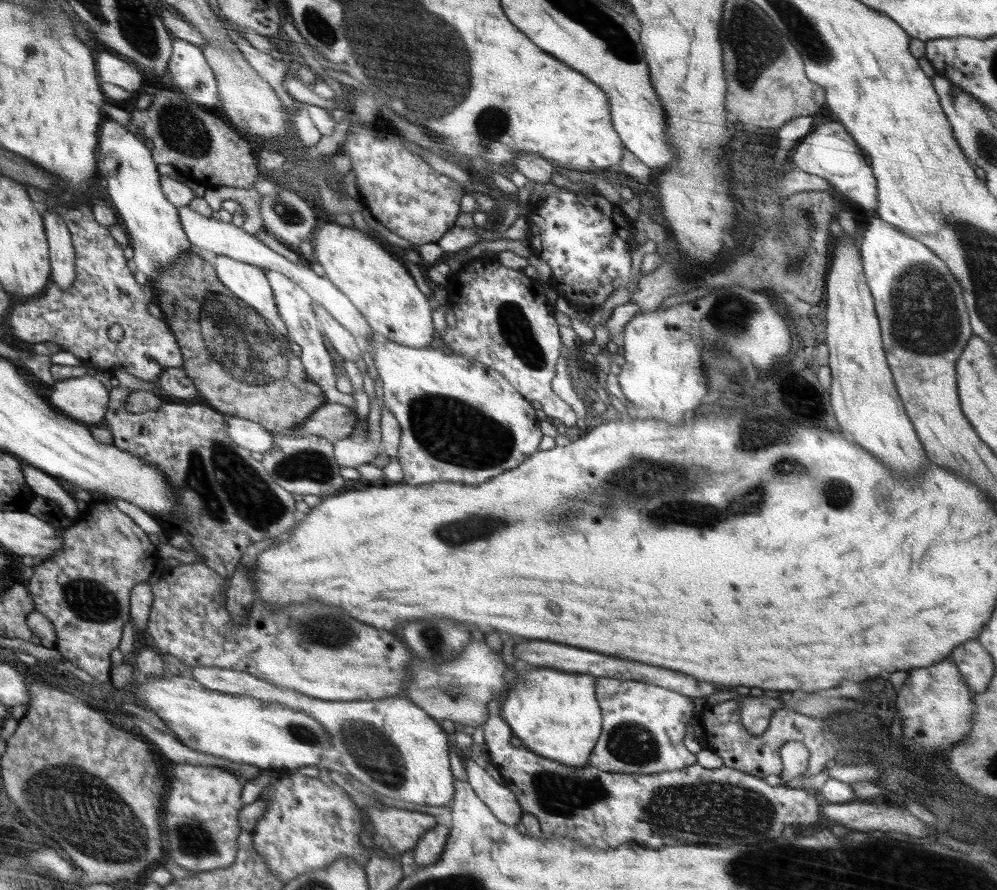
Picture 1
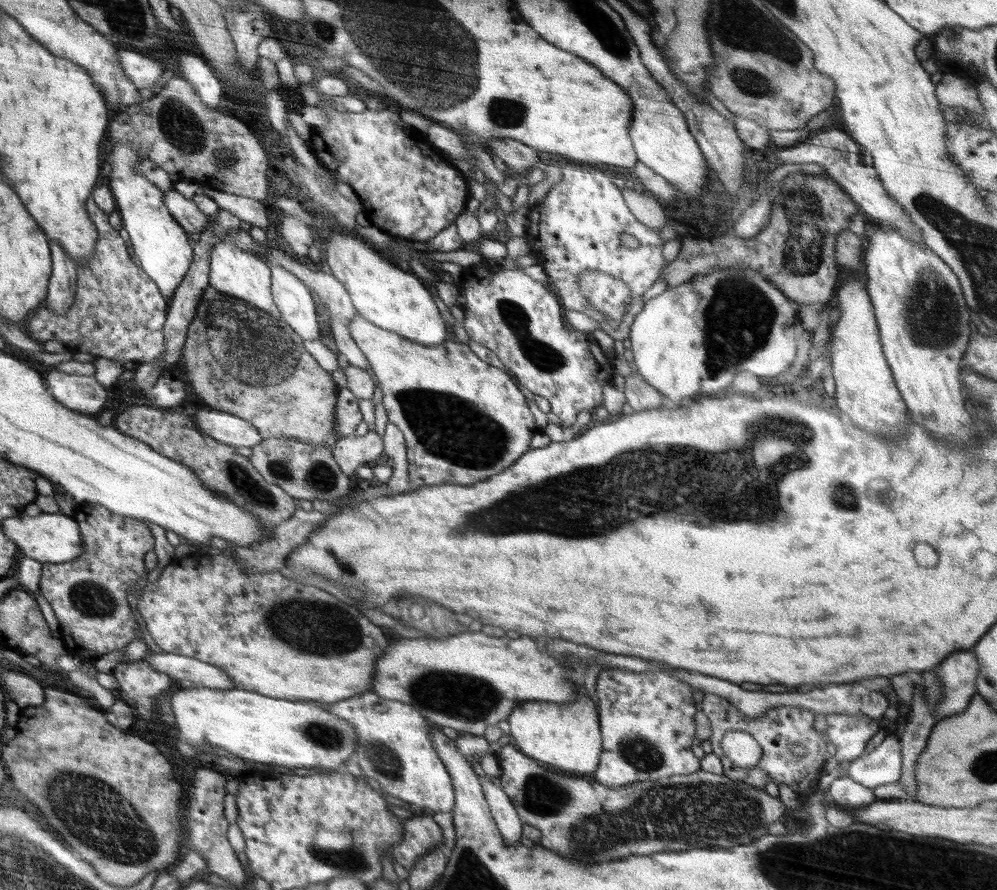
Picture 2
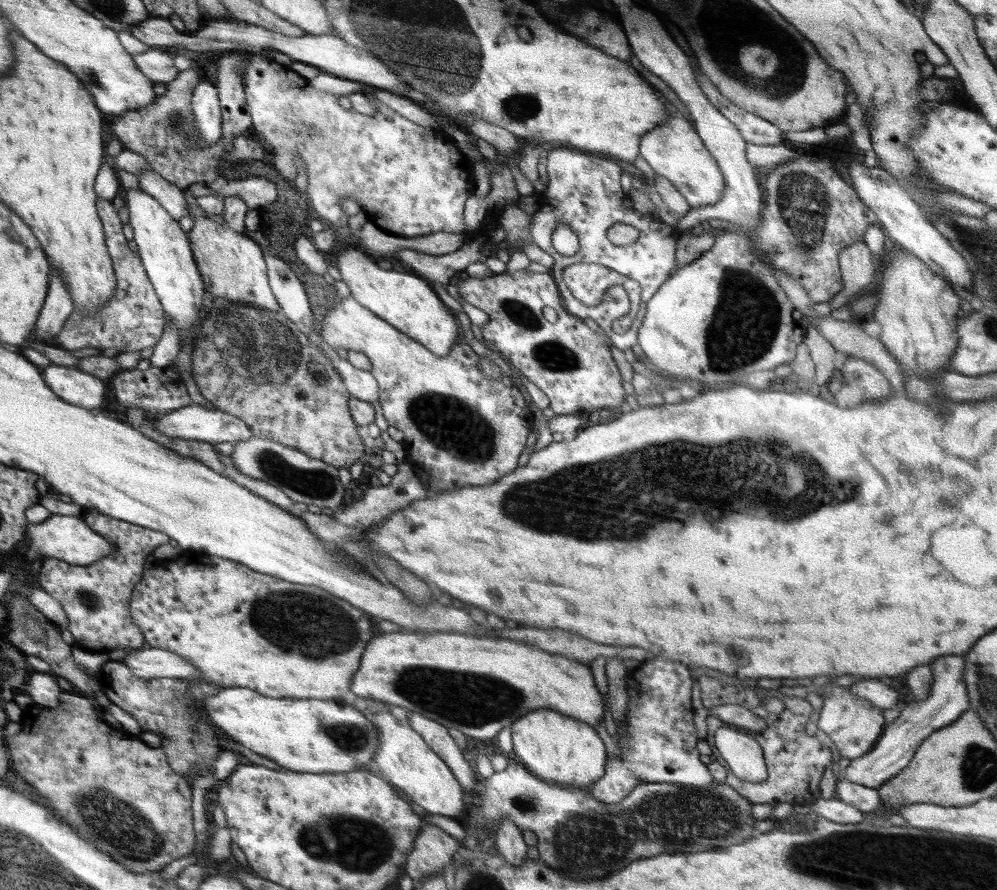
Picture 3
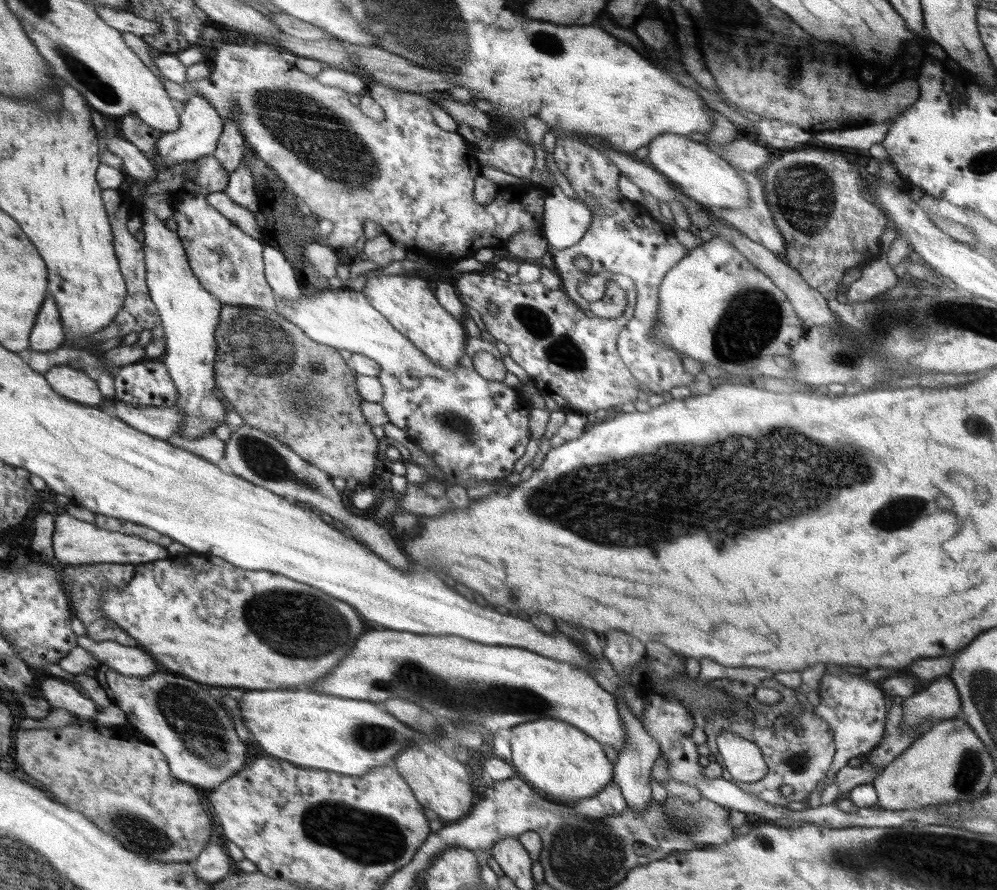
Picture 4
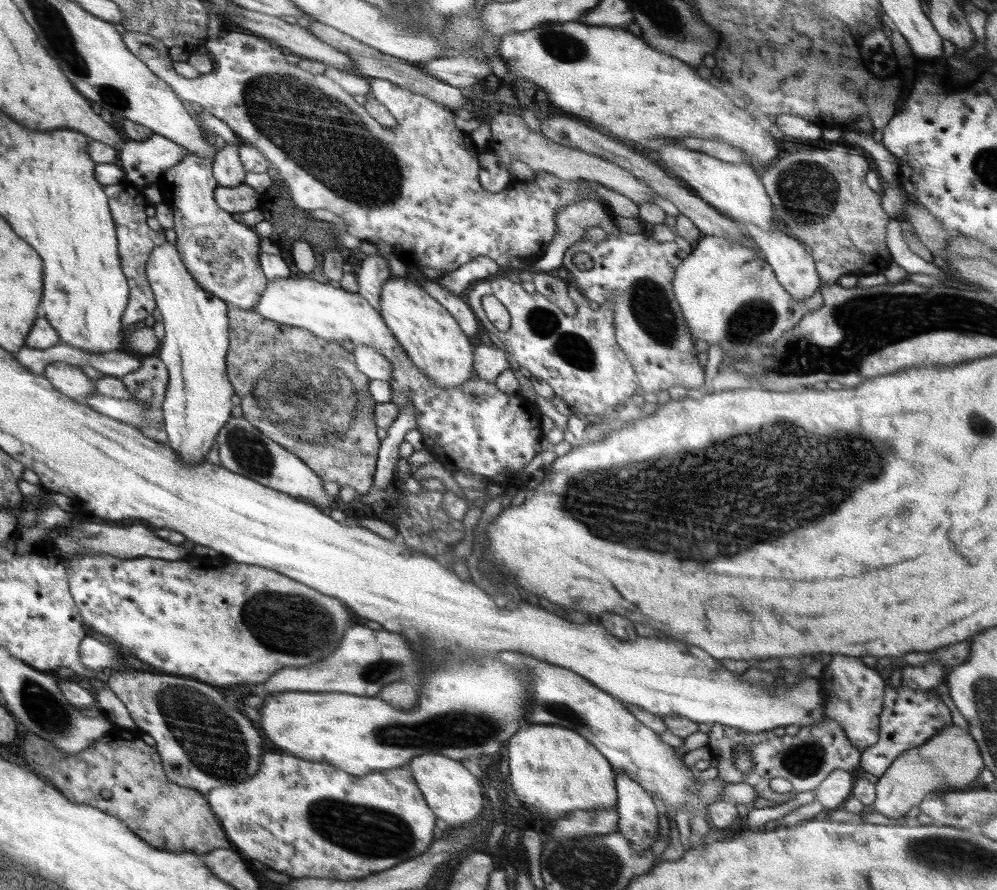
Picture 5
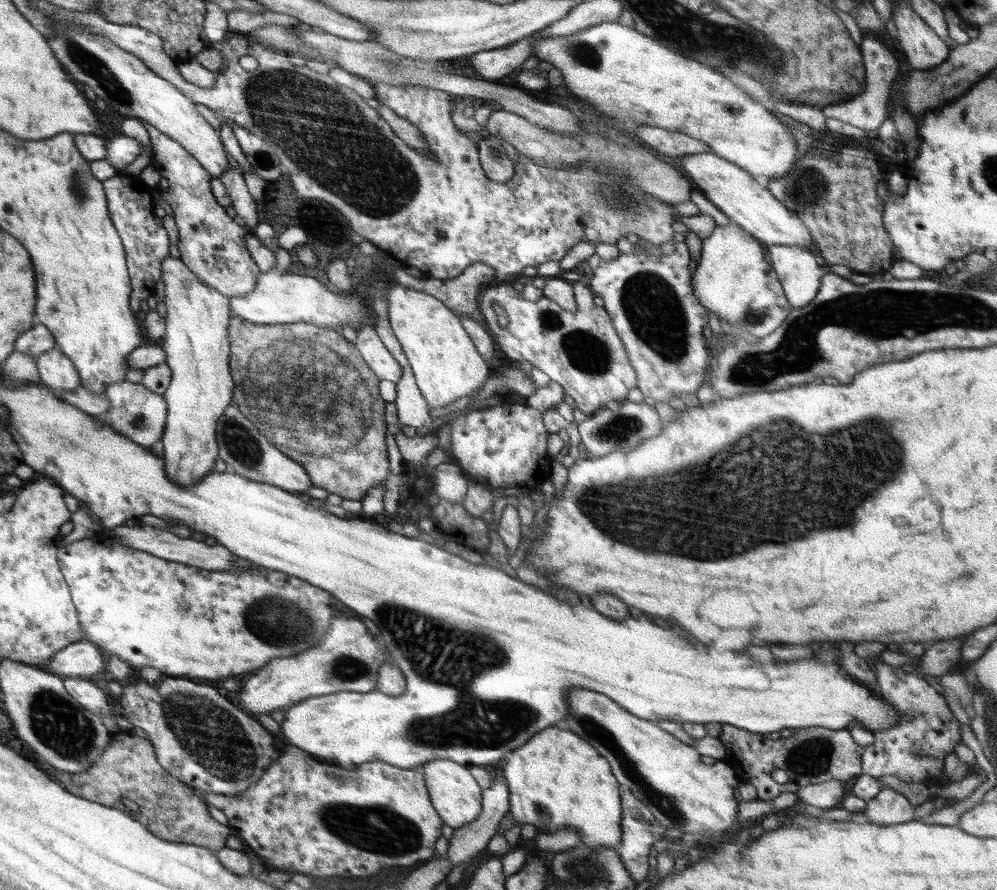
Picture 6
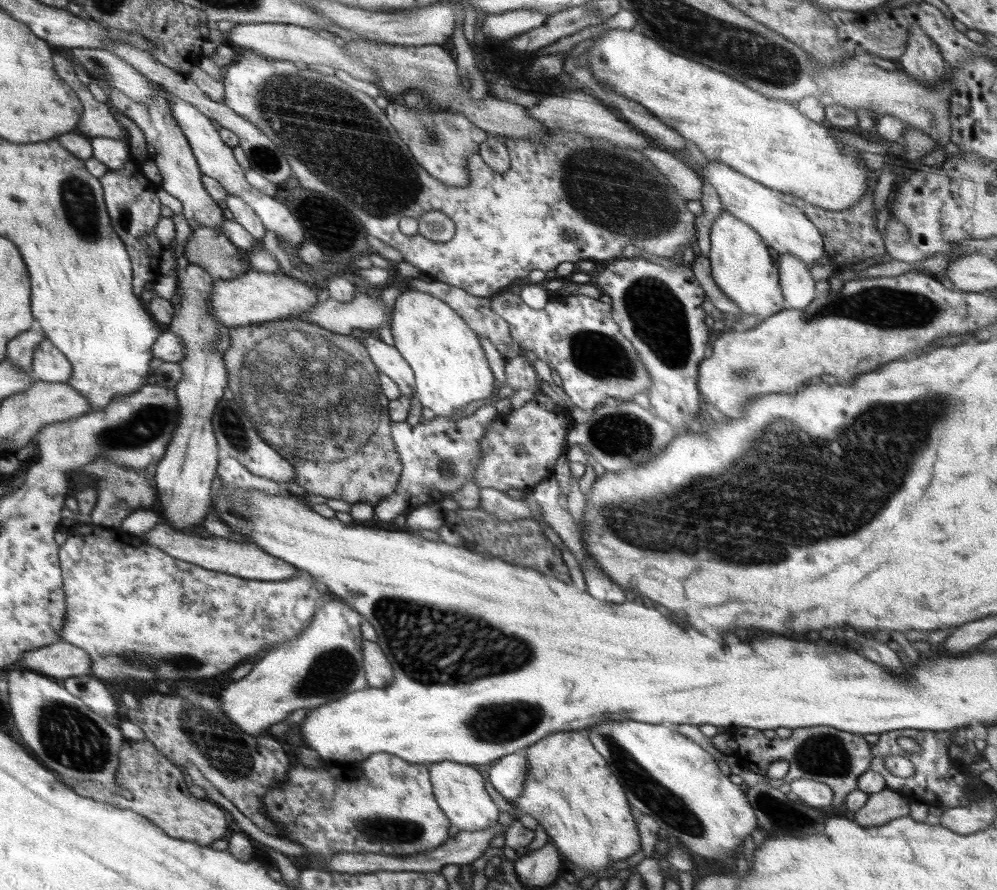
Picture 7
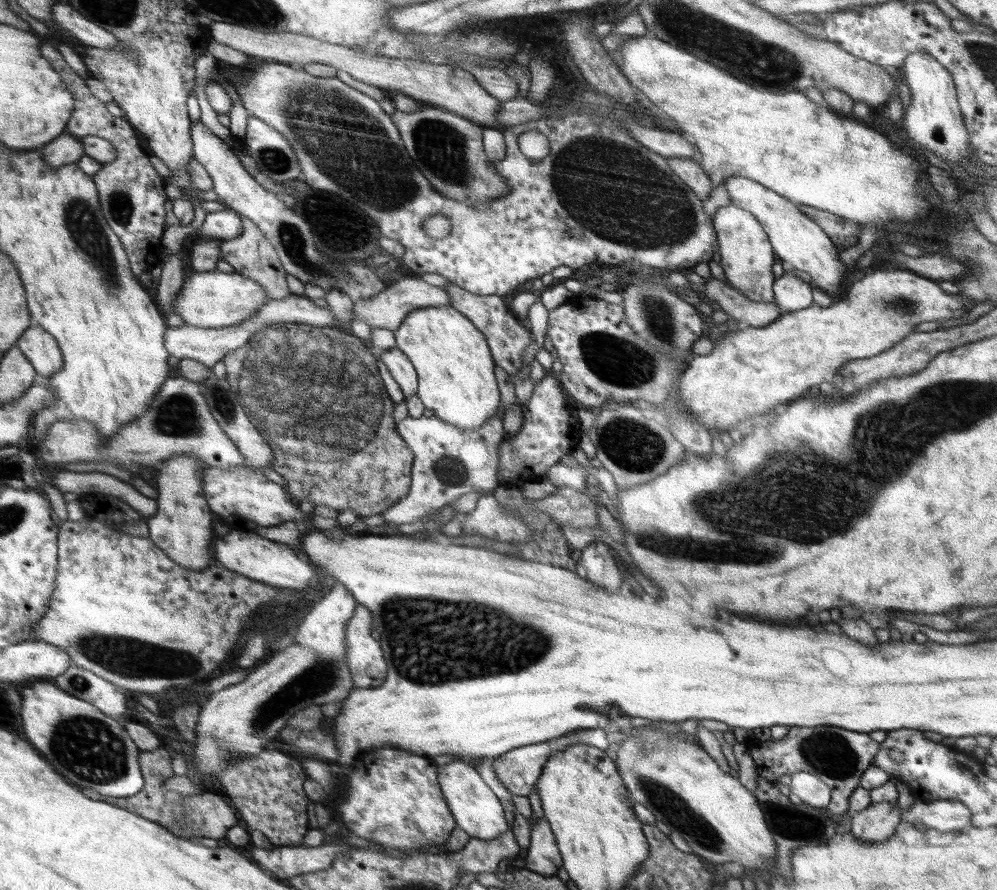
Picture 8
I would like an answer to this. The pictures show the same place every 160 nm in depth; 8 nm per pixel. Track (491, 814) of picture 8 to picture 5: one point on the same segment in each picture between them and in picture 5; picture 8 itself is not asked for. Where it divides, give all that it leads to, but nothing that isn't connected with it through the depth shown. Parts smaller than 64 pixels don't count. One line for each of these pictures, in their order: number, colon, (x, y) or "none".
5: (451, 790)
6: (457, 795)
7: (460, 788)

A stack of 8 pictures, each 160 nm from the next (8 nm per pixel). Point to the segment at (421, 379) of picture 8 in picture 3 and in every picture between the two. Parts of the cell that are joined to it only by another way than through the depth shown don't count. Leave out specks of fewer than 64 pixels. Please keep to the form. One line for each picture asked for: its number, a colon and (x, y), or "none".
3: (402, 299)
4: (408, 303)
5: (430, 335)
6: (446, 366)
7: (448, 361)

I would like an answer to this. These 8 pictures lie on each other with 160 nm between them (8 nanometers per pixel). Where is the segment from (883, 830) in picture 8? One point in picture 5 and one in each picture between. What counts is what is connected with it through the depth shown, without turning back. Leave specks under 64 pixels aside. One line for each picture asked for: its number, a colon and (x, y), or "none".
5: (949, 761)
6: (889, 807)
7: (881, 808)

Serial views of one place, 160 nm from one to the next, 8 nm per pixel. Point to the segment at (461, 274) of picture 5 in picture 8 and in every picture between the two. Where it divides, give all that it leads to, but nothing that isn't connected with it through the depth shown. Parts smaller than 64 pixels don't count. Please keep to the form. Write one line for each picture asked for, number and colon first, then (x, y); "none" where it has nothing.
6: (461, 294)
7: (476, 311)
8: (507, 339)

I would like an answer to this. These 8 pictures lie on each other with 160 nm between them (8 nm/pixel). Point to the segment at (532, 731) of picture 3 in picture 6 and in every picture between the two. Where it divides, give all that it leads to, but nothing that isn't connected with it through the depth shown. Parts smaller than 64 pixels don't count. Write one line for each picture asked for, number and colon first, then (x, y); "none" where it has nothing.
4: (565, 765)
5: (553, 771)
6: (558, 780)

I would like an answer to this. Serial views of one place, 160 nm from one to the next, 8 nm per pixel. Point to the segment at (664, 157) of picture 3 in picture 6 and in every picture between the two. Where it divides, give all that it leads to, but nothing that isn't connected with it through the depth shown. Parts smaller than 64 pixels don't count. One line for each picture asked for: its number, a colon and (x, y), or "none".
4: (697, 172)
5: (735, 190)
6: (746, 201)

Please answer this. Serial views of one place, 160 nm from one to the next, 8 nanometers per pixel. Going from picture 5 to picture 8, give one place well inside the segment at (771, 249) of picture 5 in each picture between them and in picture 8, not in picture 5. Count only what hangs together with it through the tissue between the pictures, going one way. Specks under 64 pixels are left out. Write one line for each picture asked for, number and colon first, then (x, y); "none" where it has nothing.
6: (800, 275)
7: (797, 284)
8: (791, 293)

